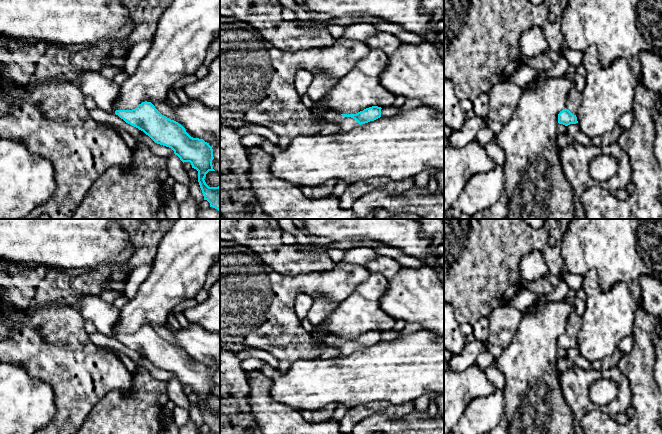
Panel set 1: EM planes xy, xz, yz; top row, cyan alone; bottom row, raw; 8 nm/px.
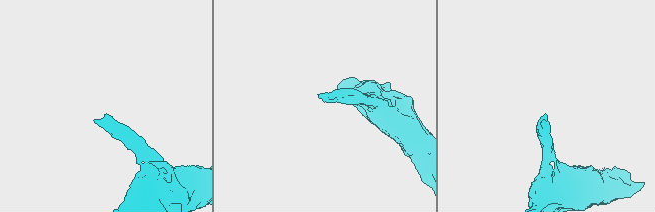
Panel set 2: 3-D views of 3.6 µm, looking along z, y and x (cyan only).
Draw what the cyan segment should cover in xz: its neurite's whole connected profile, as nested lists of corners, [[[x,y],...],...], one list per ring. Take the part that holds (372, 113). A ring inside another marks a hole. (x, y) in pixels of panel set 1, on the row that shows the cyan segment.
[[[372,106],[356,114],[340,114],[334,110],[327,110],[323,120],[339,126],[340,131],[348,132],[361,124],[374,121],[381,117],[381,107]]]

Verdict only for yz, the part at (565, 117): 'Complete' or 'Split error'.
Split error

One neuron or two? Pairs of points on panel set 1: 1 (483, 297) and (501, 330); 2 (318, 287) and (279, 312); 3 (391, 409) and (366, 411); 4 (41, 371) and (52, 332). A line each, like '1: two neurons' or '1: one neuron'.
1: two neurons
2: one neuron
3: one neuron
4: one neuron

